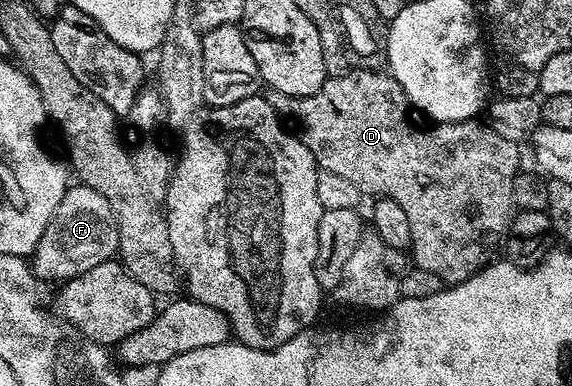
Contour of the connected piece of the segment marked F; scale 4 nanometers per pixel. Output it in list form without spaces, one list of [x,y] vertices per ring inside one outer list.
[[[83,184],[69,186],[62,201],[59,202],[58,209],[55,210],[51,223],[46,227],[42,239],[37,245],[32,259],[33,271],[37,278],[43,282],[58,281],[65,283],[69,279],[80,276],[84,272],[94,269],[94,266],[104,264],[106,260],[117,256],[119,247],[119,226],[116,215],[113,213],[109,201],[100,193]]]

